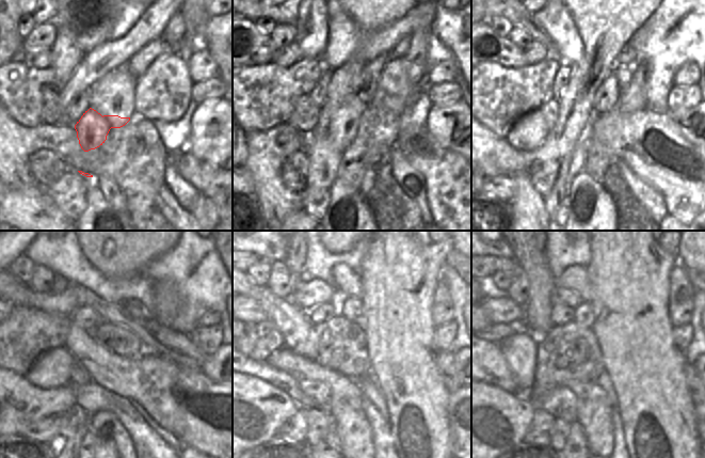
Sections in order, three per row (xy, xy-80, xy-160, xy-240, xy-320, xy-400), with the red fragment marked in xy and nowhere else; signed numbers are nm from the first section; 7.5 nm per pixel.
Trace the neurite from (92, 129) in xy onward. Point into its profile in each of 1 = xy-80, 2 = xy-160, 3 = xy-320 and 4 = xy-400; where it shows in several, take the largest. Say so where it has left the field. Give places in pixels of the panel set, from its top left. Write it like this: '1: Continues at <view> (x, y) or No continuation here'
1: Continues at xy-80 (324, 153)
2: Continues at xy-160 (572, 162)
3: No continuation here
4: No continuation here

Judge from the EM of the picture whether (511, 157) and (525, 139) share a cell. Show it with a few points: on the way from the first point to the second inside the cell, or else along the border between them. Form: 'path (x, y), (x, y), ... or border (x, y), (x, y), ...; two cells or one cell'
border (503, 138), (524, 151), (541, 145); two cells

